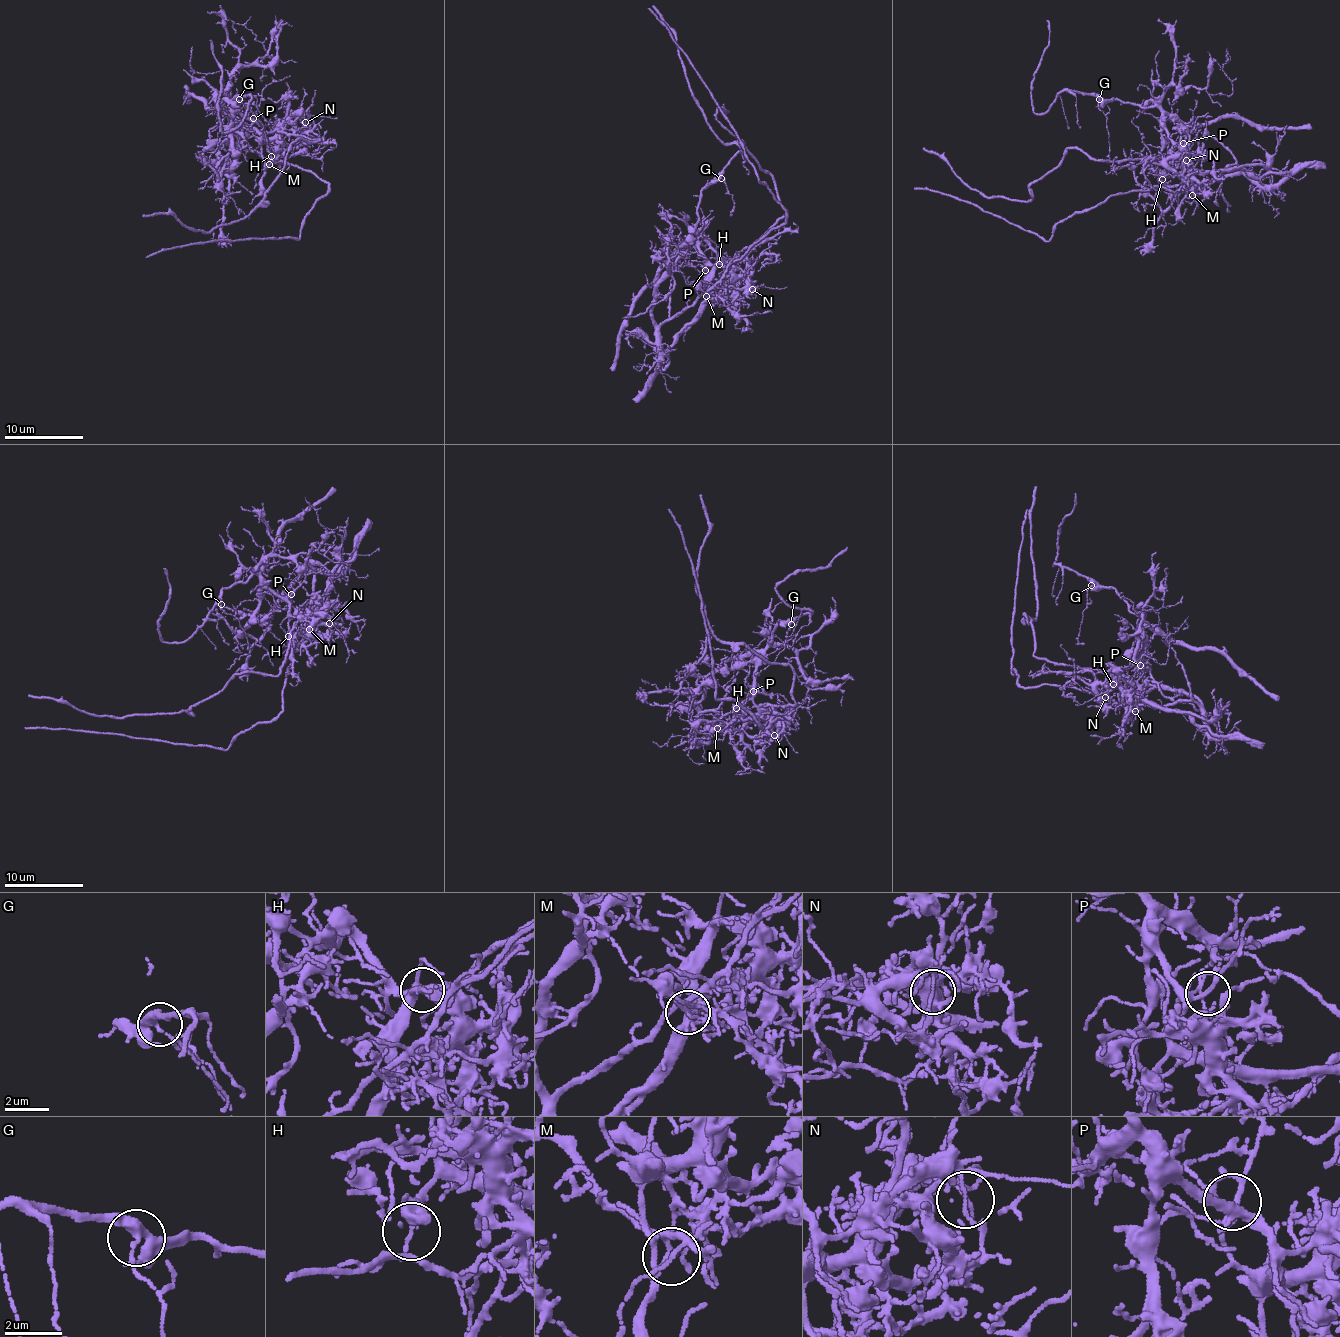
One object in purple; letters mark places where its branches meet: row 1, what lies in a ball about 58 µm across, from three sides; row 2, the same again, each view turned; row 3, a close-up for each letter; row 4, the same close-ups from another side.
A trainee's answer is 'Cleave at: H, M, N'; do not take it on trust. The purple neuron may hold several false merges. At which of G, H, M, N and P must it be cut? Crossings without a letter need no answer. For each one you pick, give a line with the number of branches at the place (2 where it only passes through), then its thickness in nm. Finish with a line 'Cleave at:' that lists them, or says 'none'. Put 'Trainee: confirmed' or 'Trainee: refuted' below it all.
H: 3 branches meet; 100 nm thick
M: 5 branches meet; 140 nm thick
N: 3 branches meet; 80 nm thick
Cleave at: H, M, N
Trainee: confirmed

